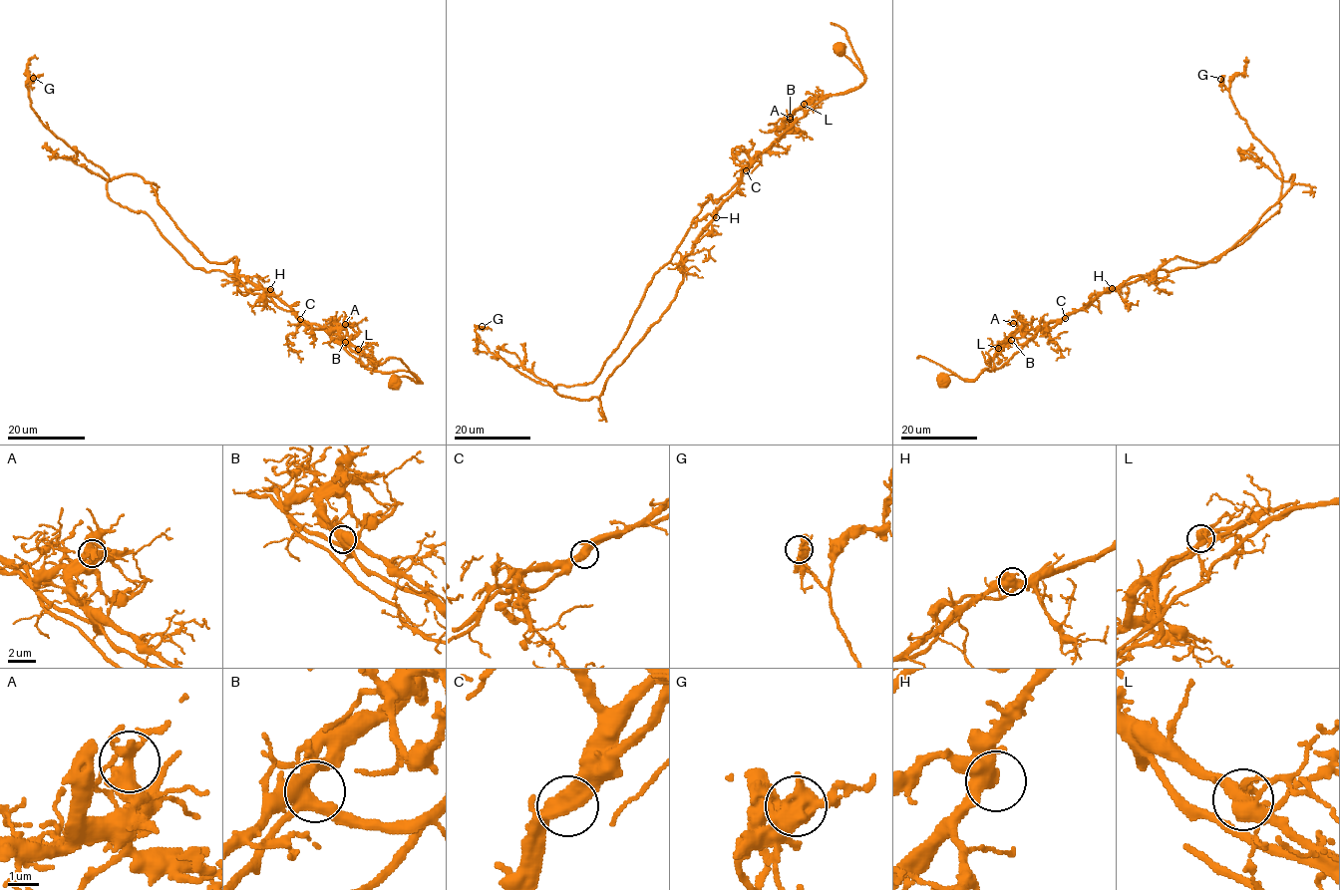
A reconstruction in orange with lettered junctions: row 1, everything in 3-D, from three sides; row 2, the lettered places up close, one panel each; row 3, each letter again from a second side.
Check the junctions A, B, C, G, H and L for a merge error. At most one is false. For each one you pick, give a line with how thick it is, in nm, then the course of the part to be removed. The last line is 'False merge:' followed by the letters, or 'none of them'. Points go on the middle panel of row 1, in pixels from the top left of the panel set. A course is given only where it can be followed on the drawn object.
C: calibre 500 nm; course (746, 170), (716, 202), (703, 206), (593, 381), (542, 385), (492, 353), (477, 335), (477, 350), (487, 354)
False merge: C

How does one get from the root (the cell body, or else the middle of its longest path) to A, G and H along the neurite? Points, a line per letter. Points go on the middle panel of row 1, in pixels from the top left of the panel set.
A: (837, 50), (863, 74), (864, 81), (854, 90), (809, 101), (786, 119), (789, 124), (790, 119)
G: (837, 50), (864, 81), (816, 103), (691, 224), (593, 381), (536, 383), (489, 351), (482, 326)
H: (837, 50), (864, 81), (854, 90), (827, 95), (777, 139), (743, 171), (738, 188), (716, 217)

